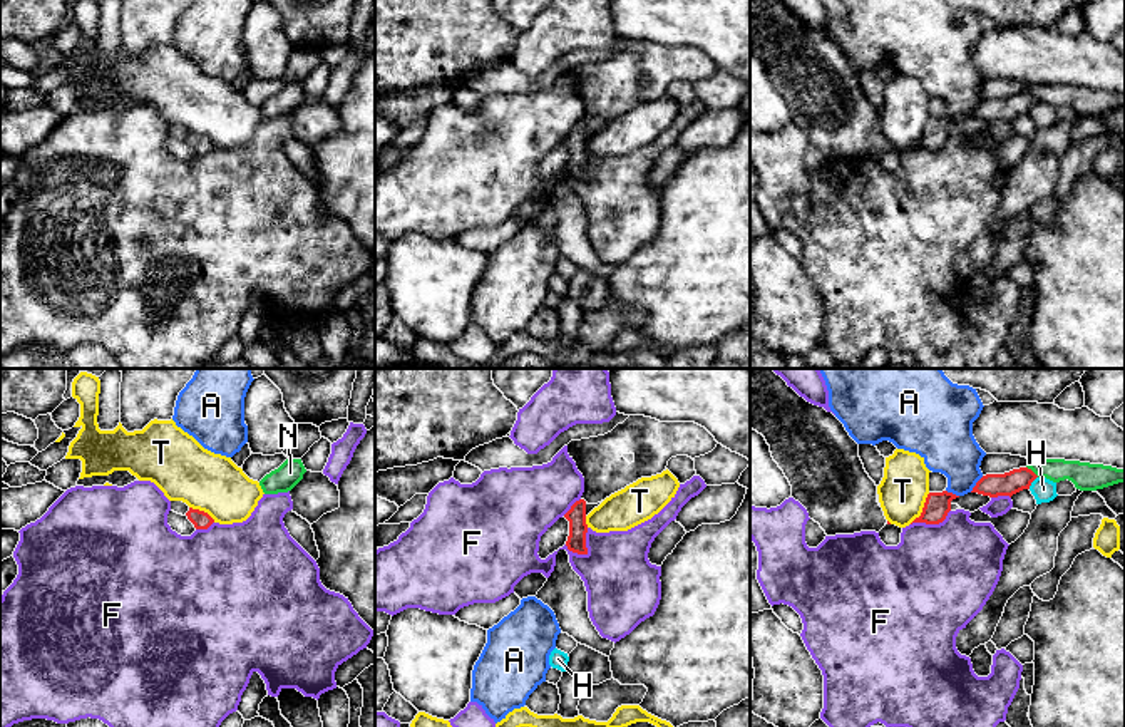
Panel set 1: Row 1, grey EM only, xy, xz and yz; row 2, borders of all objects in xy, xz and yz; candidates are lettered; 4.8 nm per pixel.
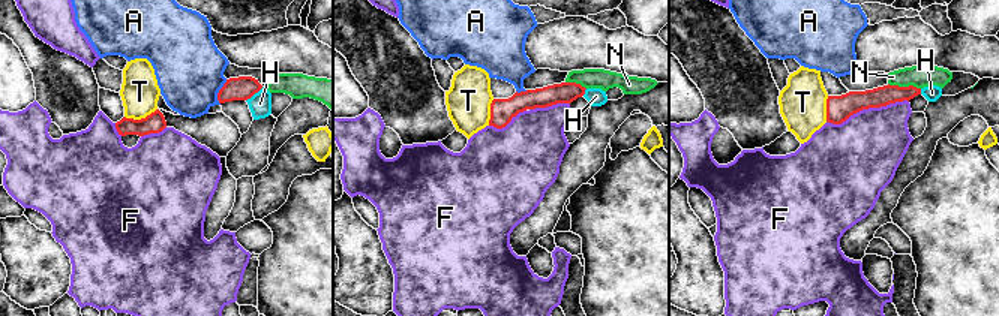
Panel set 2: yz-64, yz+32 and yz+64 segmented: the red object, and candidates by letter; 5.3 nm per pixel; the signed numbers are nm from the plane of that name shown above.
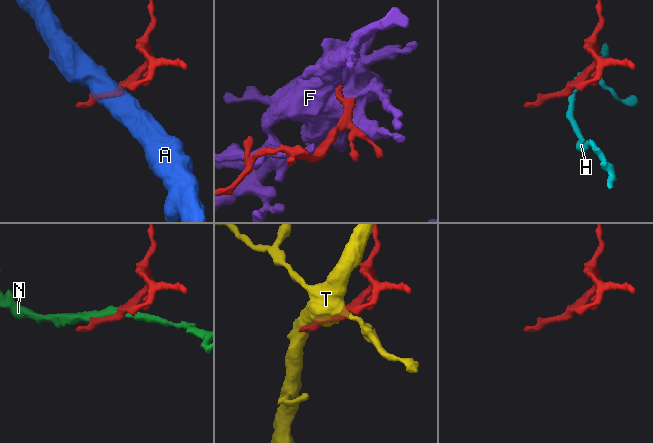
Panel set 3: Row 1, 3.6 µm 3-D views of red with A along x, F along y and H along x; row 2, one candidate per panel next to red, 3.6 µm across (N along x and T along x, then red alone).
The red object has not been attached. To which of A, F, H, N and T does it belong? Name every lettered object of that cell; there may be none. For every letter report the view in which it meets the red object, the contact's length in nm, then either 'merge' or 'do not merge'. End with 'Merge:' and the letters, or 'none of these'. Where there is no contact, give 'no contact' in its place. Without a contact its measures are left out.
A: yz | 100 nm | do not merge
F: xz | 150 nm | do not merge
H: yz | 80 nm | do not merge
N: yz | 80 nm | do not merge
T: yz | 180 nm | do not merge
Merge: none of these

